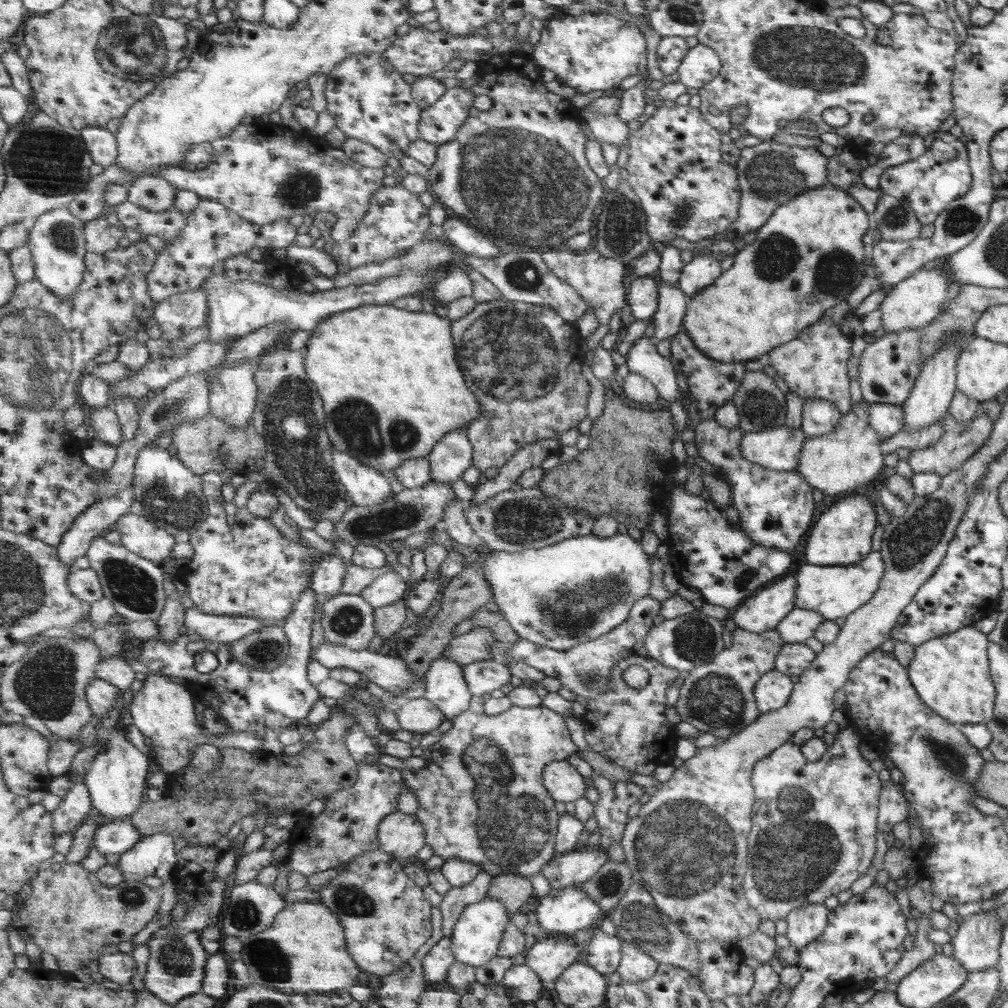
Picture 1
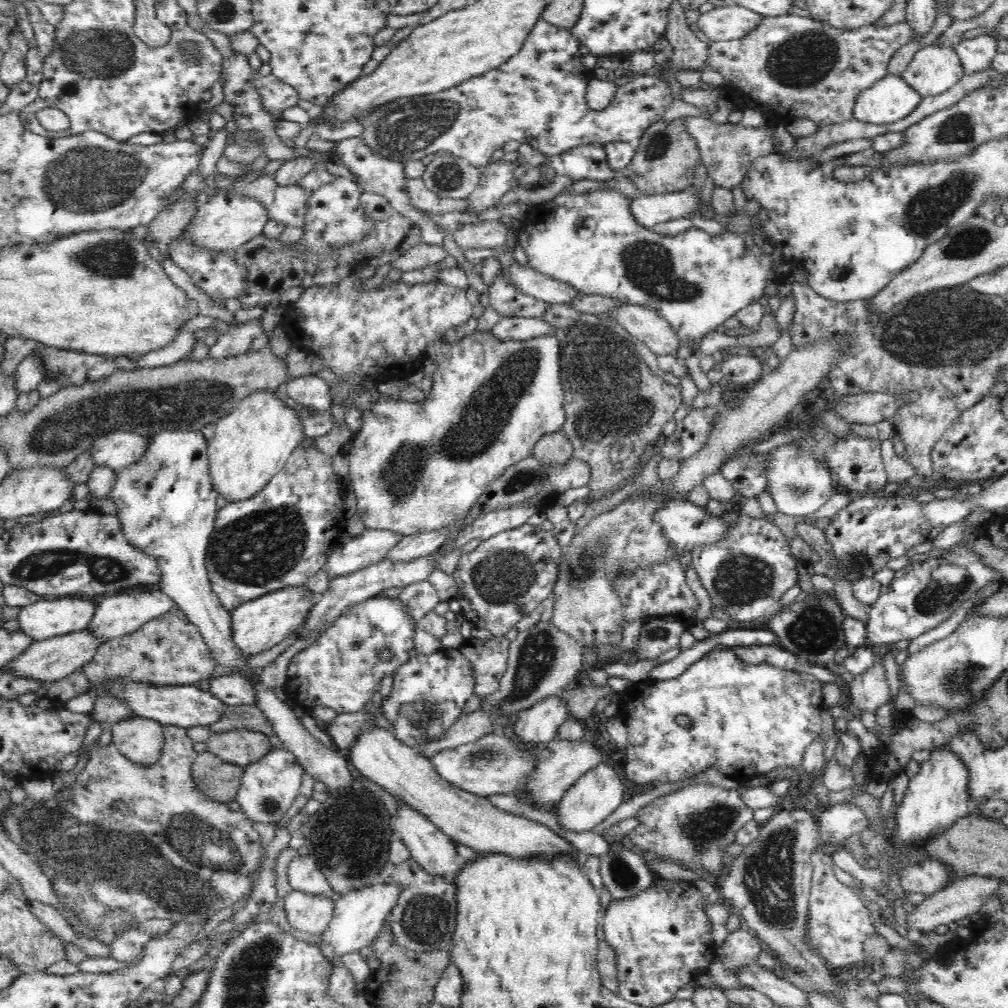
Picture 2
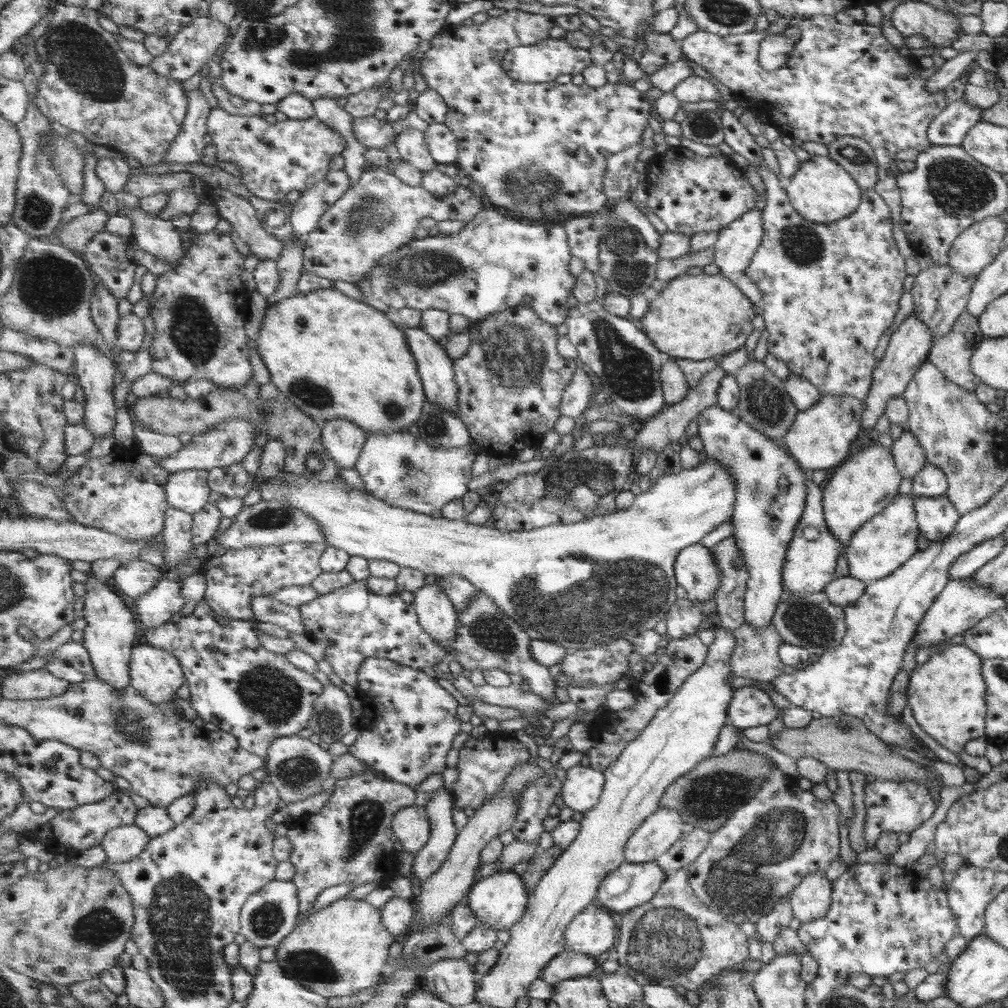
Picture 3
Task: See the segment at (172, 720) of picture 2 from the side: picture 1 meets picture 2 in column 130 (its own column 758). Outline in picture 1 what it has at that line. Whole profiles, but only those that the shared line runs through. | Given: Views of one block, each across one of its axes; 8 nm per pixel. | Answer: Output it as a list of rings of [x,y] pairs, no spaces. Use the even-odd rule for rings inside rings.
[[[775,669],[762,674],[753,685],[753,696],[757,710],[761,714],[765,714],[785,706],[792,686],[793,683],[789,681],[789,676],[777,672]]]

